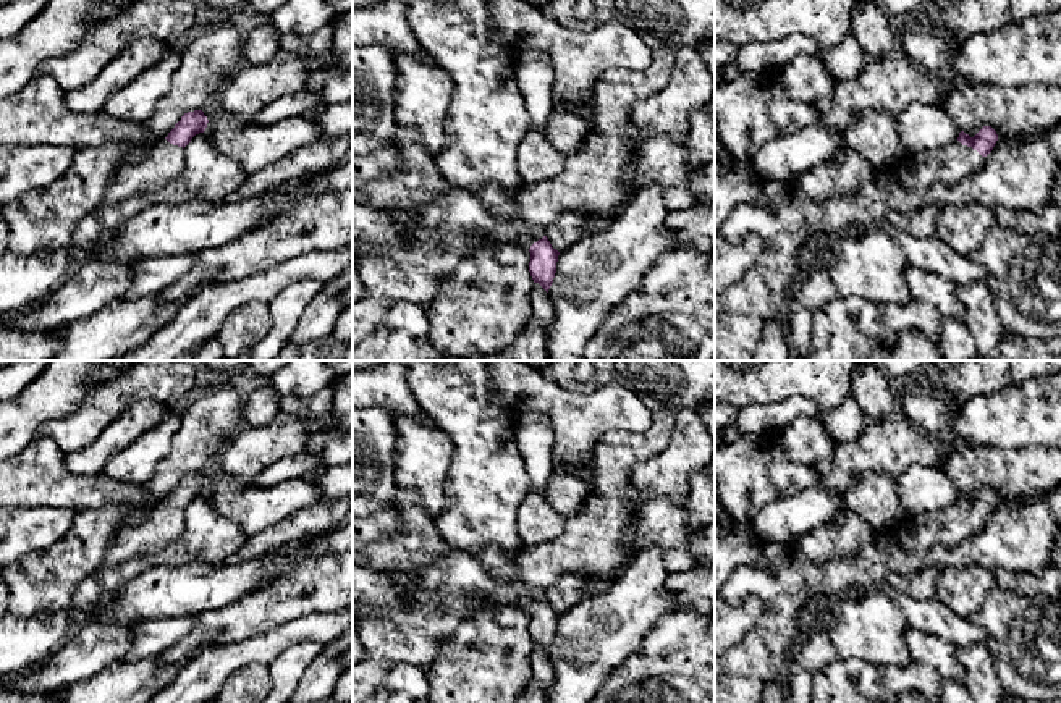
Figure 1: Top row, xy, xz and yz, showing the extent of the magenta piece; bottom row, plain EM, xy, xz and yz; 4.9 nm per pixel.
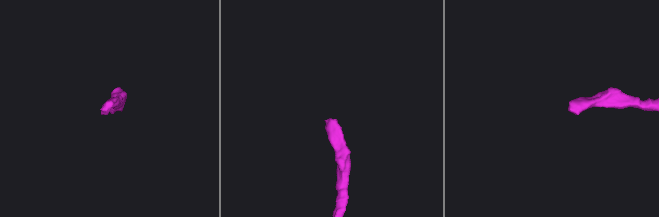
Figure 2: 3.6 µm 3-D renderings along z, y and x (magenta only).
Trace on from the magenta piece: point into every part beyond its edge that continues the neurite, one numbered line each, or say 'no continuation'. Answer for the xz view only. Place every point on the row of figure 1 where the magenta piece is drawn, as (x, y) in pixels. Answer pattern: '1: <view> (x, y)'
1: xz (526, 239)

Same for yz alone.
1: yz (948, 165)

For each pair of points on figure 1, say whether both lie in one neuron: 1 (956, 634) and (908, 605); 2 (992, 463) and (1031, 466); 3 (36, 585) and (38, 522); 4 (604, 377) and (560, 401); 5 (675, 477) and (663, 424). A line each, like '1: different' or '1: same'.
1: same
2: same
3: different
4: different
5: different

